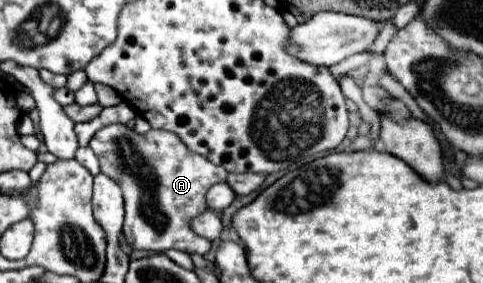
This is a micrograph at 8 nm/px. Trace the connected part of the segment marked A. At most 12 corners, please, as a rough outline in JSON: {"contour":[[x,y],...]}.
{"contour":[[115,123],[89,147],[123,189],[131,249],[202,256],[191,221],[225,169]]}

